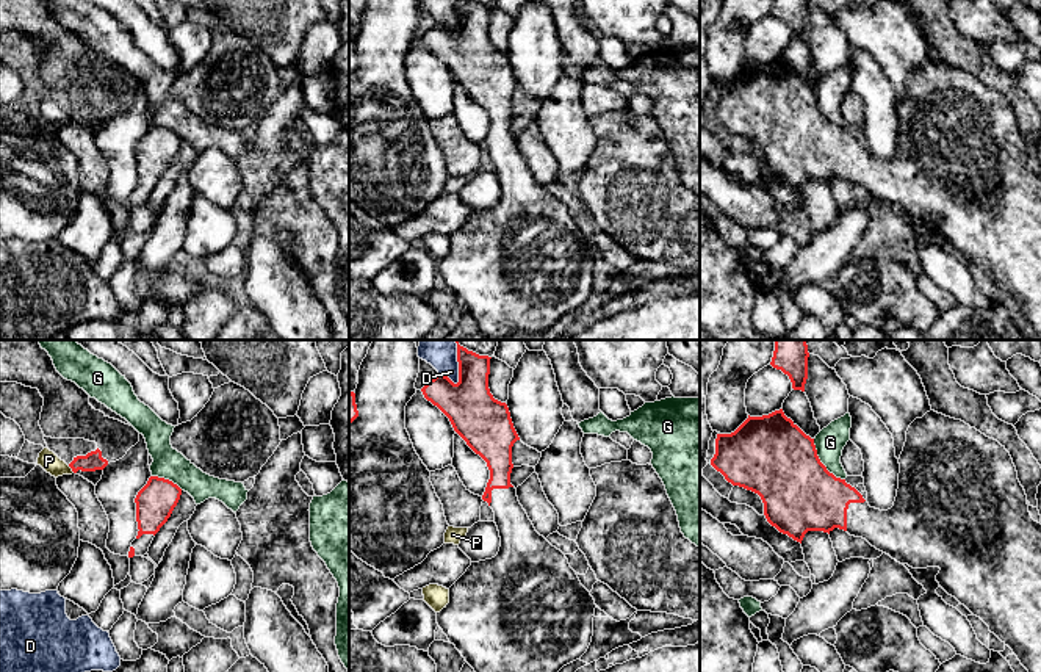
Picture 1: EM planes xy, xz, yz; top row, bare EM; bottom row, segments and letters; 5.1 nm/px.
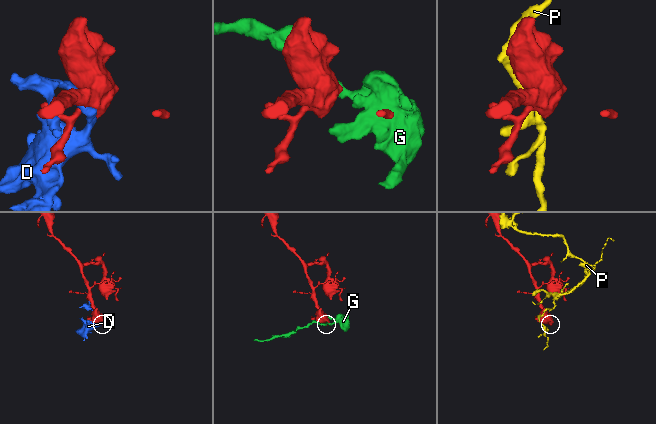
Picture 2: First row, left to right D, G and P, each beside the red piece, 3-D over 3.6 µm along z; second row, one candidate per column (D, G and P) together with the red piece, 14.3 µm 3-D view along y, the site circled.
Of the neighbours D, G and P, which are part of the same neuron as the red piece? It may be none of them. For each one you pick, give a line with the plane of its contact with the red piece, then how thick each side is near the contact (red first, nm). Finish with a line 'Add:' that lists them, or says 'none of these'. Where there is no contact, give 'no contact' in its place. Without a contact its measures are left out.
Add: none of these

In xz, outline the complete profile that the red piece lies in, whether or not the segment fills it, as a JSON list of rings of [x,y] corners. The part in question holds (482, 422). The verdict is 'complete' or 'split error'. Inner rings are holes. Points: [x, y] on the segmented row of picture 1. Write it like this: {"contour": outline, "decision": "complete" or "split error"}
{"contour": [[[457,340],[459,382],[437,374],[423,388],[427,401],[437,406],[451,421],[454,431],[479,454],[490,470],[482,500],[495,512],[501,547],[495,558],[471,562],[466,572],[449,587],[449,603],[437,612],[437,623],[449,642],[462,653],[474,672],[559,672],[579,659],[593,636],[595,600],[581,584],[565,555],[540,536],[518,501],[517,489],[510,484],[512,446],[520,440],[506,403],[493,398],[488,388],[490,359],[460,346]]], "decision": "split error"}

